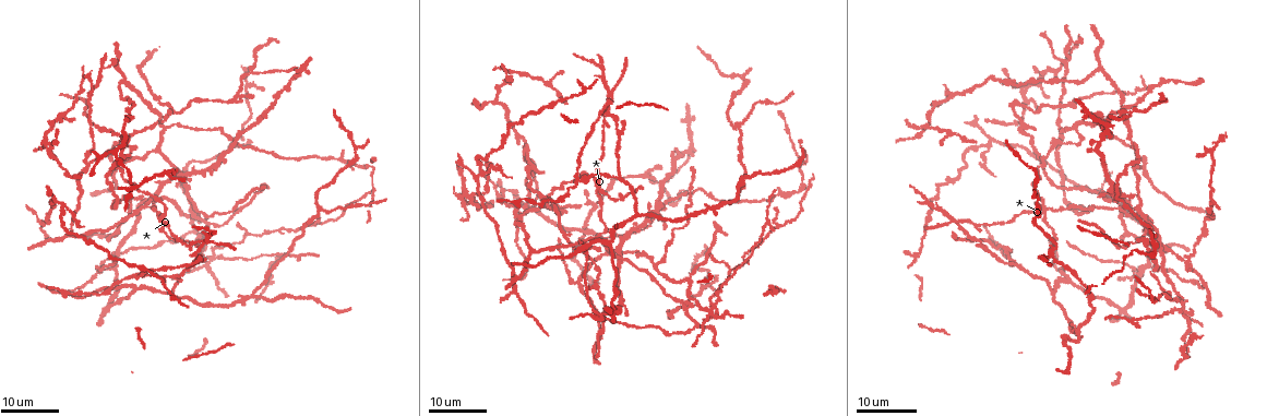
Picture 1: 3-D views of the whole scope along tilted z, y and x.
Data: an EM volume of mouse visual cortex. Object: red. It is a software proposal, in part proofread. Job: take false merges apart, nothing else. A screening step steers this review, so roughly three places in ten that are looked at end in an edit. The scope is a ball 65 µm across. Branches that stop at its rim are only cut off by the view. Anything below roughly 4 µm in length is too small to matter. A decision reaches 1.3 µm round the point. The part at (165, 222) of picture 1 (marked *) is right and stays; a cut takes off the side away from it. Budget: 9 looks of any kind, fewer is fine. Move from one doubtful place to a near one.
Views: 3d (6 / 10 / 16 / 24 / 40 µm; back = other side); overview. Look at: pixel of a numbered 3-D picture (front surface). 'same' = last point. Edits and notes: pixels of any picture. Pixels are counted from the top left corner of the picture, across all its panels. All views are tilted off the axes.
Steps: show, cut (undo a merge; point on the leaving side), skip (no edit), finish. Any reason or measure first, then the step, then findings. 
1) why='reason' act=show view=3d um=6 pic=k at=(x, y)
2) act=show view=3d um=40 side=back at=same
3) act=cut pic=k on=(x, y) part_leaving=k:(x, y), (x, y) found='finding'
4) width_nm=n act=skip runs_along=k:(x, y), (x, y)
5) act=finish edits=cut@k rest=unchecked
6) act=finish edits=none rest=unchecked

why='a fork' act=show view=3d um=16 pic=1 at=(122, 82)

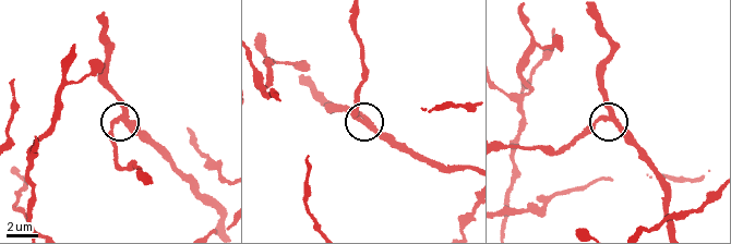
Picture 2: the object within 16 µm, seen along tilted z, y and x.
act=show view=3d um=6 pic=2 at=(360, 121)

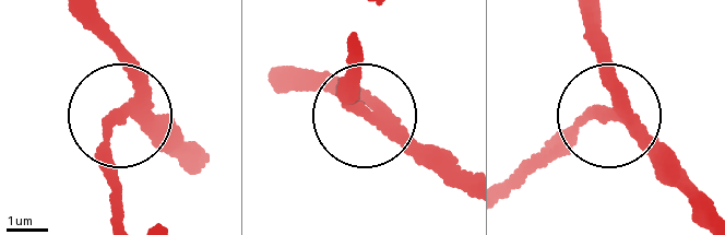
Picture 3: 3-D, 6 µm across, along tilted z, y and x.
width_nm=300 act=skip runs_along=3:(705, 213), (610, 113), (603, 19) found='continuous, no second neuron'

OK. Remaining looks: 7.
why='four-way junction' act=show view=3d um=24 pic=1 at=(1067, 63)

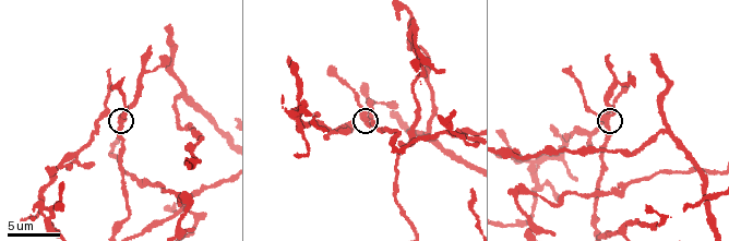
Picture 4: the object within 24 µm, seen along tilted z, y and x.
why='zoom in' act=show view=3d um=6 pic=4 at=(606, 115)

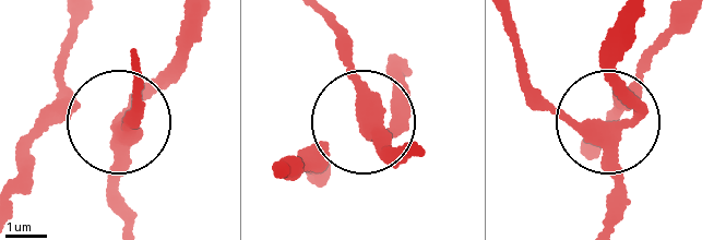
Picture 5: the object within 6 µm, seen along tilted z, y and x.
width_nm=310 act=skip found='continuous, no second neuron'

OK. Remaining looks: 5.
why='four-way junction' act=show view=3d um=24 pic=1 at=(685, 306)

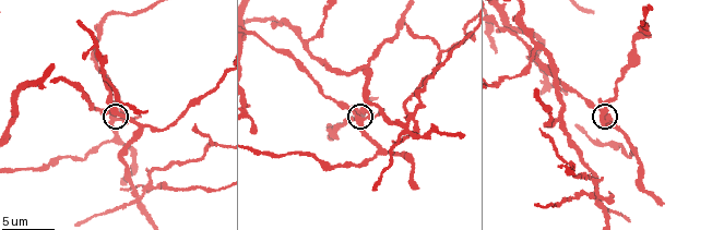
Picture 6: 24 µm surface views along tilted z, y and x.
act=show view=3d um=10 pic=6 at=(362, 119)

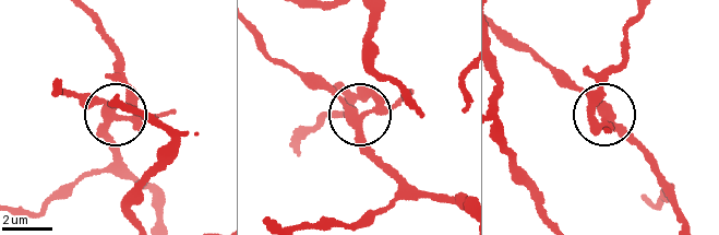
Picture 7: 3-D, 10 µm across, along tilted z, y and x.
act=cut pic=7 on=(131, 91) part_leaving=7:(135, 117), (136, 96), (94, 13) found='two neurons meet here'

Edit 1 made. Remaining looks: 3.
why='three arms meet' act=show view=3d um=6 pic=6 at=(537, 48)

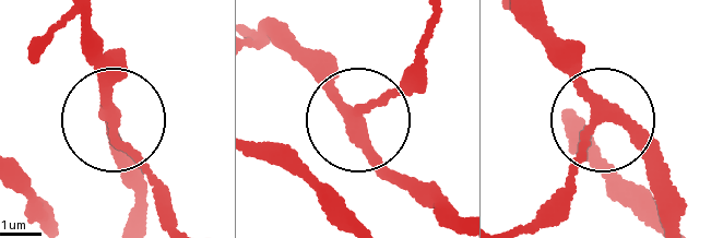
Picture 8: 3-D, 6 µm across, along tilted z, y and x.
arms=3 act=skip runs_along=8:(259, 40), (296, 57), (356, 118), (419, 74) found='one neuron here'

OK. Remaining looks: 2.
act=finish edits=cut@7 rest=unchecked

